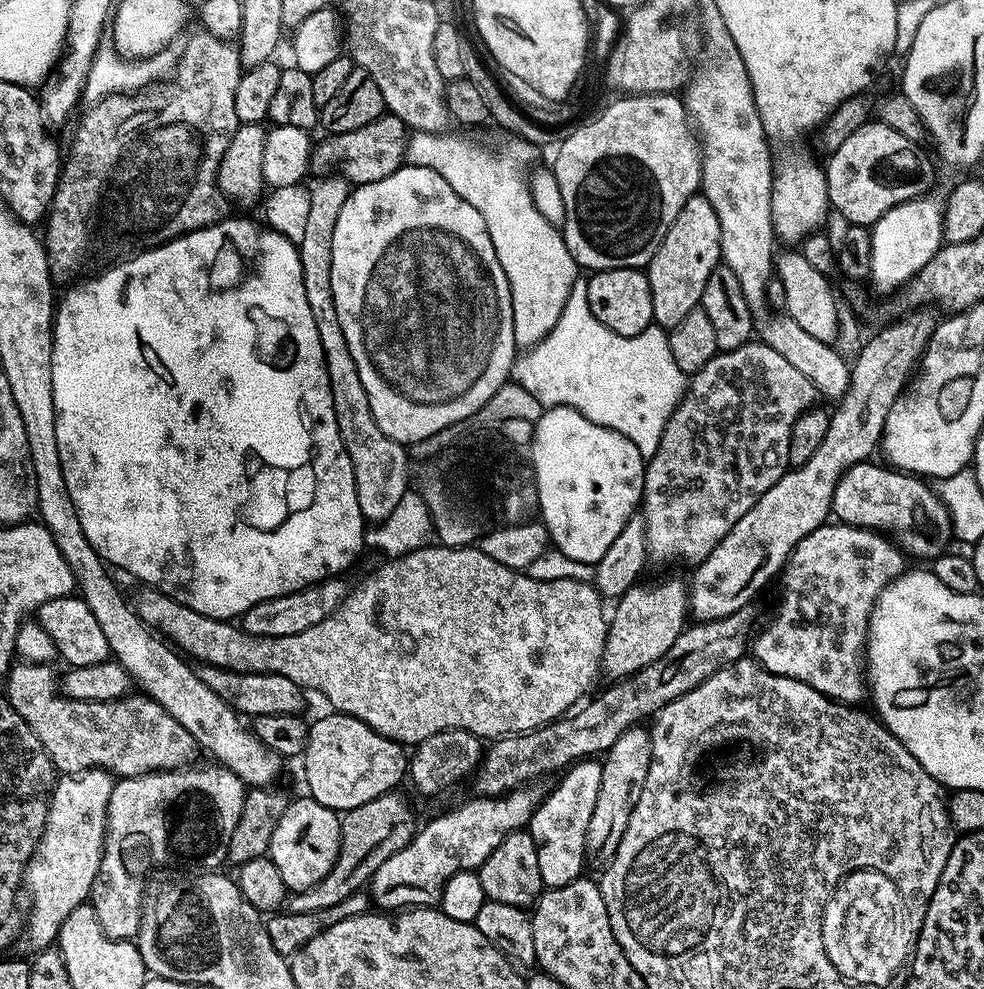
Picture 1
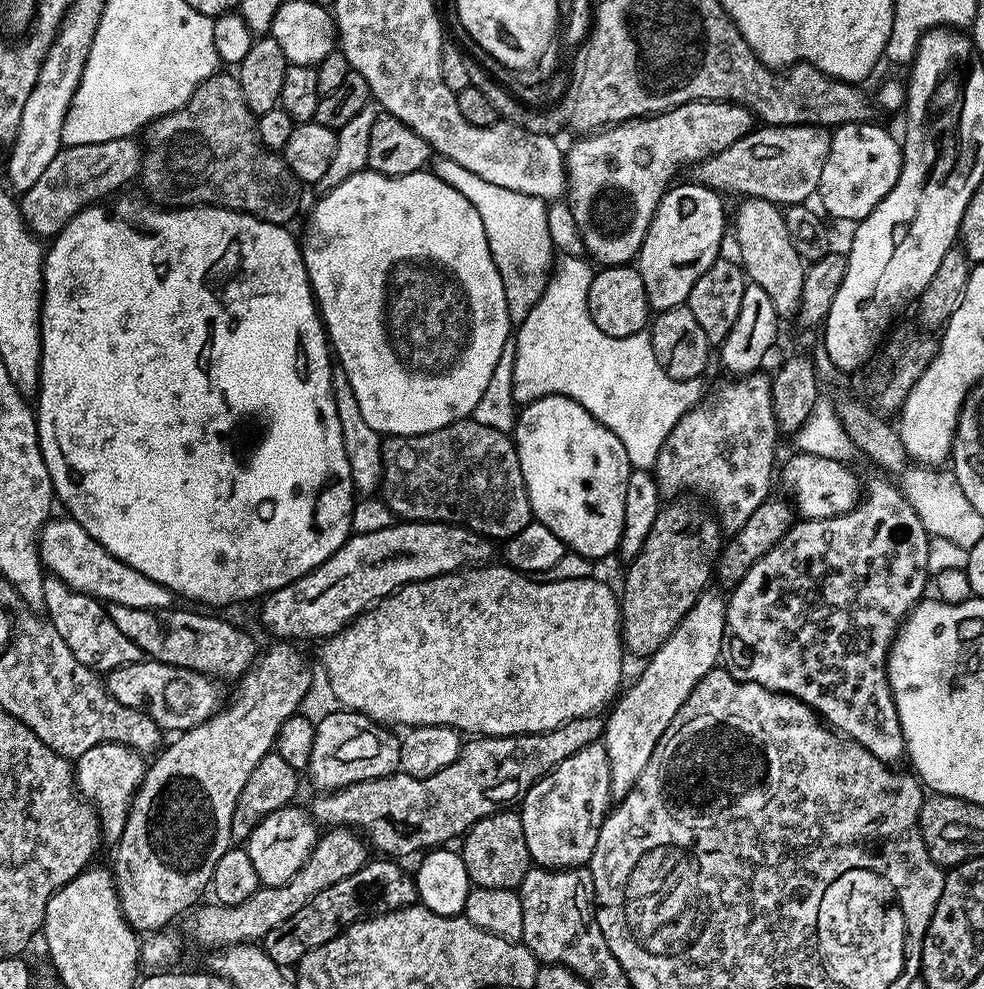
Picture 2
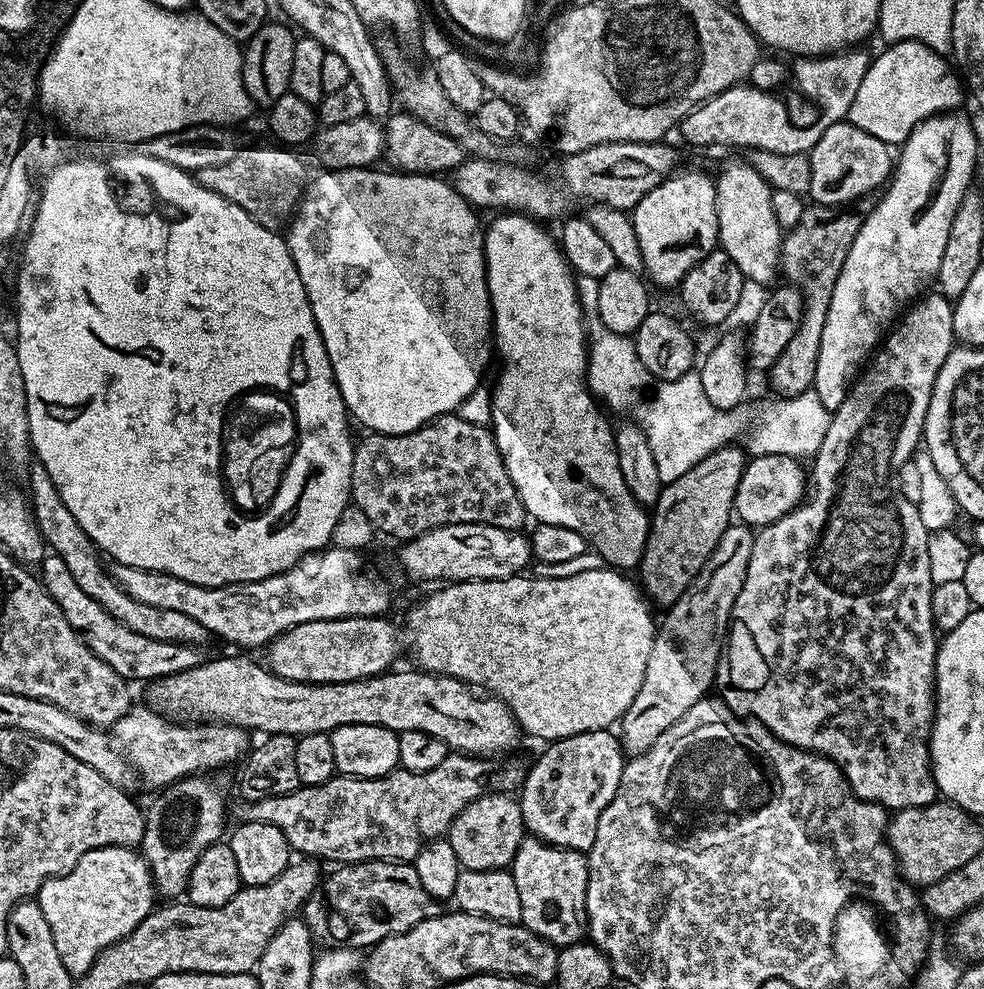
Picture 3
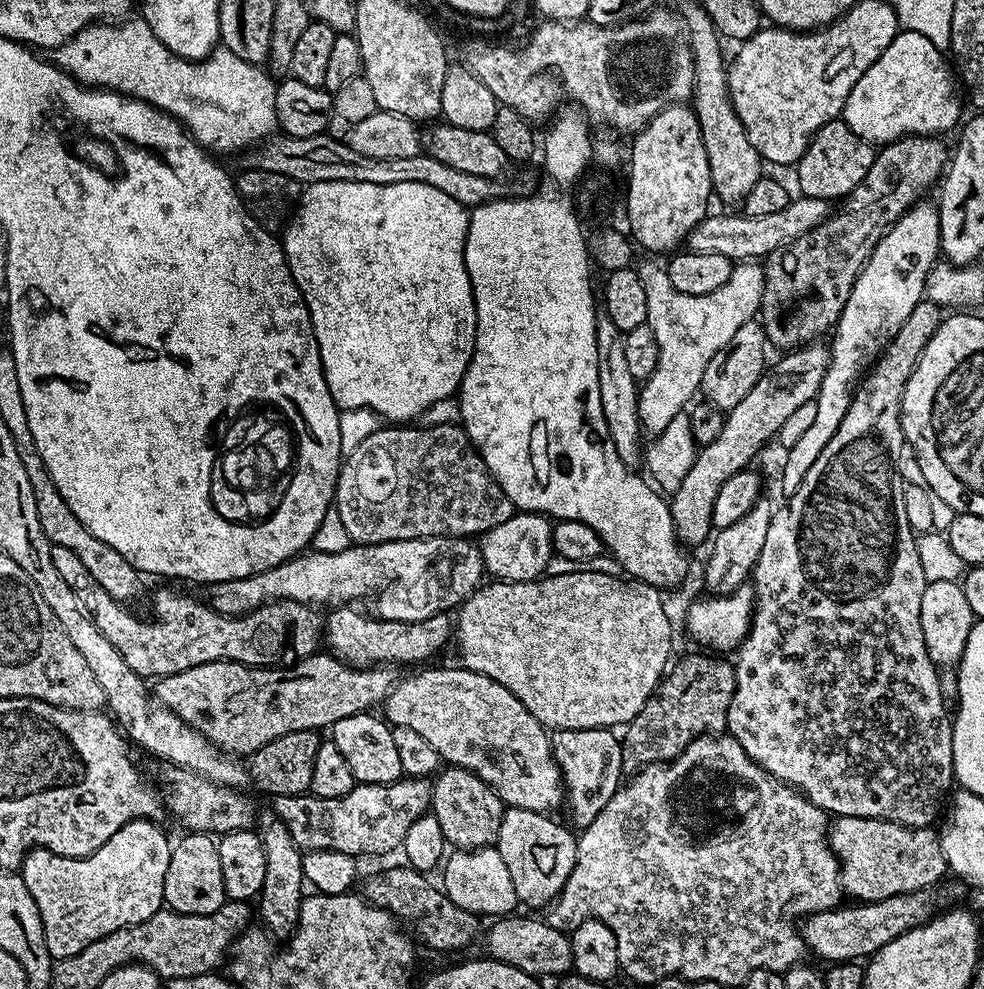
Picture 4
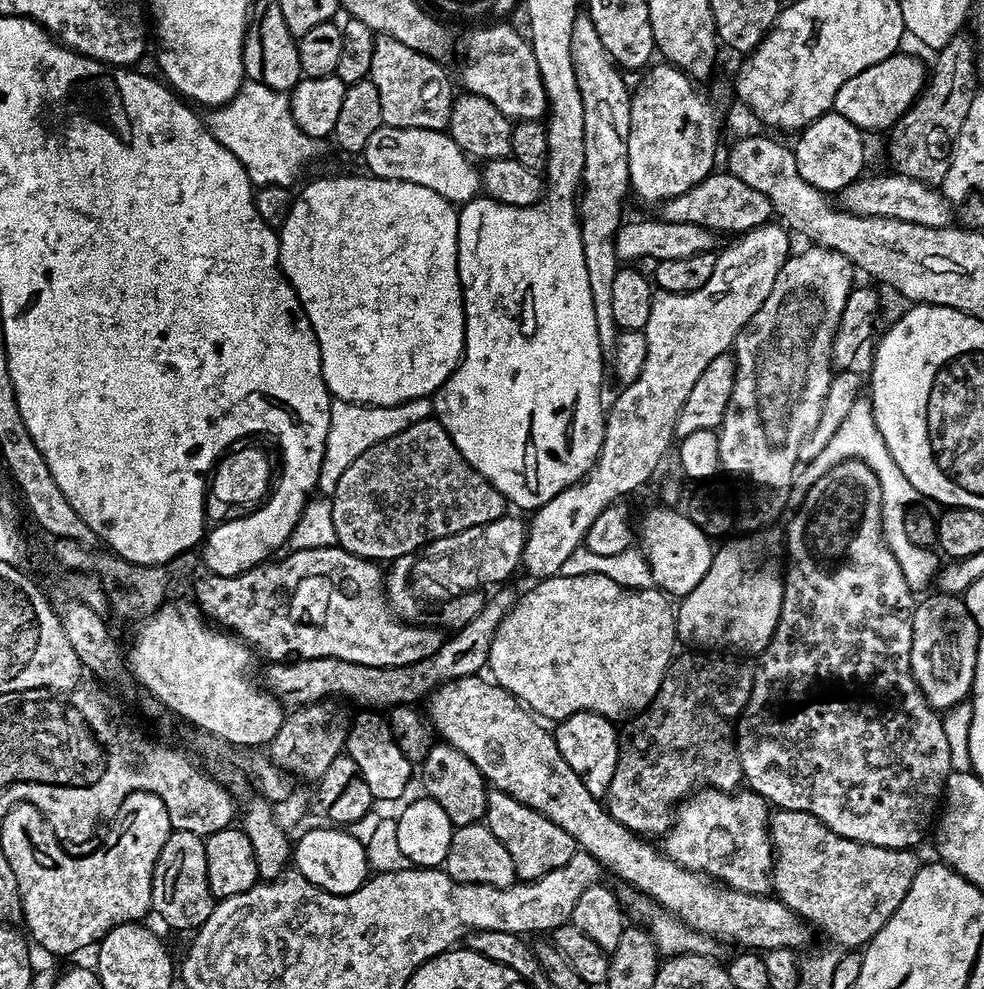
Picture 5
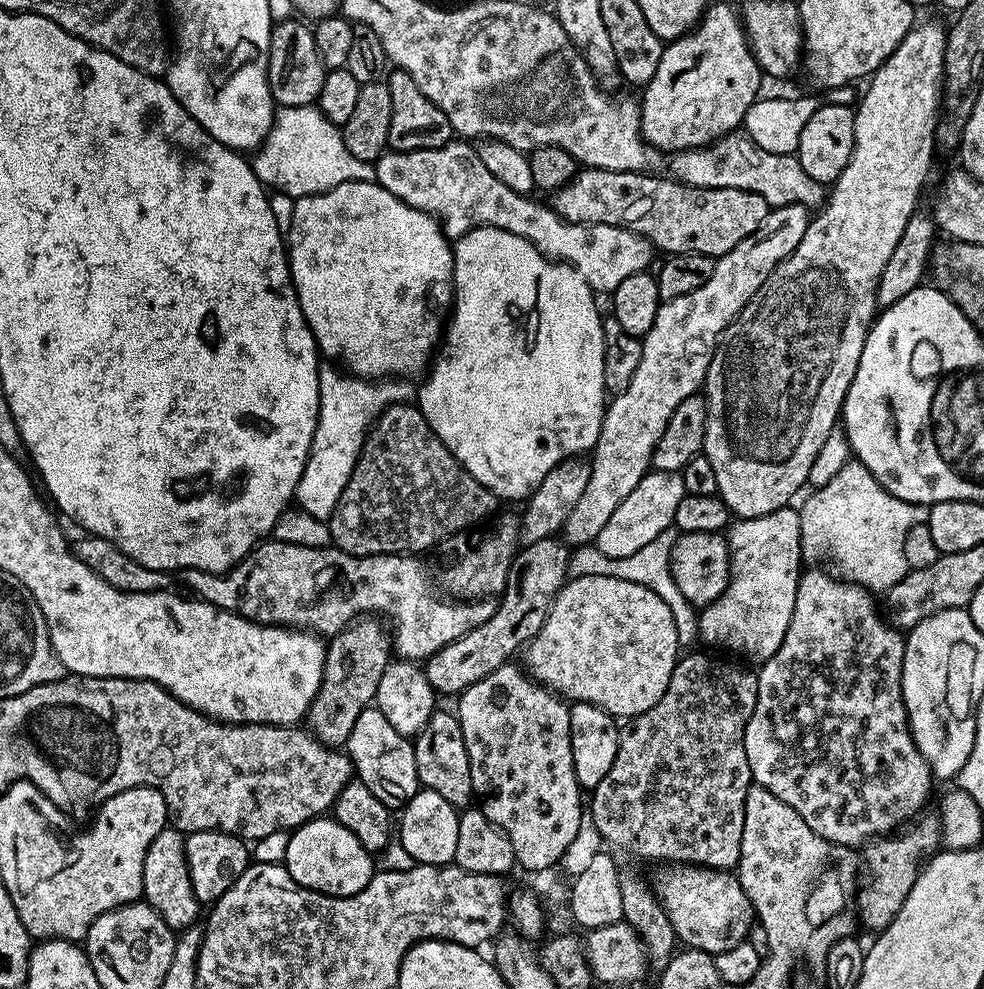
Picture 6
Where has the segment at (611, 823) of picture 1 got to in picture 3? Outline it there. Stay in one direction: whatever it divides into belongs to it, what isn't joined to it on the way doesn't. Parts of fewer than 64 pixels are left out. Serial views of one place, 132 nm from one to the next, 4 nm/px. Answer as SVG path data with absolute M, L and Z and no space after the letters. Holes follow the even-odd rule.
M733 522L718 538L718 546L714 546L714 554L702 566L702 570L694 578L694 582L665 612L664 621L659 621L654 638L654 646L650 646L650 658L646 658L646 675L642 677L642 686L638 686L638 694L634 702L626 710L624 719L618 724L618 739L629 757L642 754L666 734L674 722L678 722L698 701L713 691L716 683L716 669L722 659L722 649L726 643L728 621L732 618L732 607L742 590L742 582L746 582L746 566L750 566L750 554L754 550L756 537L753 529L746 524Z

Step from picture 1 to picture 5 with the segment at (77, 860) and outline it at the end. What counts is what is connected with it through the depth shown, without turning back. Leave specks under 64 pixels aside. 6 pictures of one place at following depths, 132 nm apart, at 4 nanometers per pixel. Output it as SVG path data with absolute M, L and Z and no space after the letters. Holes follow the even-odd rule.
M508 586L496 590L493 596L489 595L485 599L482 614L478 614L470 626L462 626L462 630L451 633L435 654L430 654L430 658L422 658L422 662L414 662L414 666L358 666L354 662L342 662L334 658L272 662L262 675L262 684L285 706L303 706L329 698L353 700L360 704L356 706L364 710L391 710L412 706L431 696L438 686L458 678L475 676L487 665L490 642L513 603L514 595Z

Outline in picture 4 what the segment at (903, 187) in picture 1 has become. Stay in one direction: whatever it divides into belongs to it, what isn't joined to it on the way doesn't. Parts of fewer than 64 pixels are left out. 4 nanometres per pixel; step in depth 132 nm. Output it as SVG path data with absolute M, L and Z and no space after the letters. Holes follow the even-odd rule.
M843 119L831 120L826 126L819 128L795 165L796 180L801 188L799 191L810 198L822 198L829 202L835 202L839 196L840 199L846 198L854 190L854 186L858 186L858 182L866 178L866 170L870 170L875 157L873 145L854 134Z

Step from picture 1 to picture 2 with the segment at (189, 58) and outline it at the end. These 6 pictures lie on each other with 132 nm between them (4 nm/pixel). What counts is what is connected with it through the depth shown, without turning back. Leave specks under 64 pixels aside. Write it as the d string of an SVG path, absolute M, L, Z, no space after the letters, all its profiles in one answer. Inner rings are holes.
M235 75L211 76L198 86L196 93L177 112L148 125L148 144L146 142L138 175L139 182L144 183L143 191L160 206L228 208L231 212L245 212L247 216L257 216L271 224L291 225L300 208L302 182L290 170L279 151L264 147L260 131L256 128L257 119L256 113L246 106L246 94L242 94L242 86Z

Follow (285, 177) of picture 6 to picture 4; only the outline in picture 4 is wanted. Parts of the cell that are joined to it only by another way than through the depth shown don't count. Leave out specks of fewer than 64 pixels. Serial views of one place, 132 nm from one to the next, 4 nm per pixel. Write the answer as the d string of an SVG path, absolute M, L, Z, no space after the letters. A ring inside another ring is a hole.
M143 18L132 19L89 24L73 40L68 40L62 47L55 49L56 67L69 72L81 84L122 92L125 96L132 96L135 100L160 108L180 121L188 129L192 139L216 154L236 151L239 153L241 150L251 149L277 131L274 110L277 81L261 65L242 62L238 54L223 46L213 48L211 54L202 61L186 60L183 56L174 55L162 42L158 42L154 30L150 30Z

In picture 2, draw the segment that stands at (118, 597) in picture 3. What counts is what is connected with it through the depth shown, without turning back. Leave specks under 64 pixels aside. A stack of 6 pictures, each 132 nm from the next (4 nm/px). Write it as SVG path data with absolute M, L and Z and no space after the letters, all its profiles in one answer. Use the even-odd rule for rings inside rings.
M107 605L110 622L144 651L145 657L161 660L174 666L201 672L217 681L236 680L248 675L258 659L256 640L248 632L243 632L236 624L223 620L220 616L207 616L207 611L191 612L188 608L147 608L138 610L130 606Z

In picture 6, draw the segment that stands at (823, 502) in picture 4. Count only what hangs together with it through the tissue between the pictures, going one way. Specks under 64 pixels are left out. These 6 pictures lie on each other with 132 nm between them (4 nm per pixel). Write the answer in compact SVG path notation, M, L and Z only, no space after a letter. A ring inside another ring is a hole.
M812 568L809 572L807 569L800 577L794 598L794 614L790 618L786 638L782 638L782 646L778 646L776 653L759 665L756 677L758 698L754 706L754 714L750 714L750 722L746 722L744 745L755 783L770 790L774 798L782 798L786 806L798 810L798 814L802 814L802 822L806 822L806 826L810 826L814 834L826 838L832 844L857 846L856 844L863 845L865 842L895 833L901 826L921 815L925 811L924 803L927 802L928 795L932 792L934 777L926 758L922 758L914 742L911 730L908 729L908 715L902 698L905 637L901 629L893 628L882 615L881 609L880 612L876 609L876 604L872 601L873 593L864 585L837 578L831 571L829 572L823 572L820 568Z

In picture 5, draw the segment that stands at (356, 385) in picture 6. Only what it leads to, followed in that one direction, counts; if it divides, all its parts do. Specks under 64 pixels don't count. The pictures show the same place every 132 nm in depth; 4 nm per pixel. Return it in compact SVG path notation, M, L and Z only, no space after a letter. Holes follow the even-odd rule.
M423 396L394 406L372 406L333 399L330 410L330 430L326 434L326 450L322 454L319 491L331 494L338 486L338 478L346 474L346 466L350 466L350 462L354 462L358 454L370 450L370 446L390 438L396 432L414 426L414 422L433 419L432 401L432 396Z

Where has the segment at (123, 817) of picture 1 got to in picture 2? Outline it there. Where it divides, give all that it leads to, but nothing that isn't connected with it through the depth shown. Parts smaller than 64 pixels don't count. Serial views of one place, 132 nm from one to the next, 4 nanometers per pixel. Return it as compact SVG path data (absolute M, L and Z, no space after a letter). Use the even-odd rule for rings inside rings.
M276 642L273 648L265 652L263 649L251 672L239 685L240 697L229 708L226 706L218 710L206 722L179 733L173 739L176 741L168 749L165 747L153 764L151 761L147 765L144 781L132 799L126 830L122 830L120 843L114 848L116 897L120 900L126 922L137 933L151 934L167 929L175 916L182 915L188 907L191 909L197 903L195 900L209 891L214 866L218 866L222 854L233 847L234 806L246 786L246 780L265 754L273 751L282 722L301 711L300 703L312 688L312 668L300 648L303 647L292 642Z

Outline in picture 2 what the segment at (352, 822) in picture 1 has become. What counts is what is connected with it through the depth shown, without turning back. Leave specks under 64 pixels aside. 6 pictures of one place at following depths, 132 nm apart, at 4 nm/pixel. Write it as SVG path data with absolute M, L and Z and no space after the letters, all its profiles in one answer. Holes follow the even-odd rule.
M332 826L325 832L328 833L325 836L323 833L317 839L310 858L304 863L302 870L298 870L298 874L290 878L290 882L277 888L262 886L241 904L209 902L205 908L197 907L196 917L192 920L193 938L207 950L263 941L264 936L274 930L274 926L282 926L286 918L294 918L294 914L298 914L298 910L302 910L302 906L306 906L306 902L310 902L314 894L322 894L322 890L334 886L334 882L342 882L342 878L358 874L358 870L362 870L362 866L370 859L370 848L365 837L347 826Z

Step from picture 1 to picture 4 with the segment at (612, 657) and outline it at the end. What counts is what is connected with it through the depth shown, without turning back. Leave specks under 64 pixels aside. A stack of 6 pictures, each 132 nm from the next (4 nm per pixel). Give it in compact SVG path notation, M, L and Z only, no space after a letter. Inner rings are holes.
M813 342L781 356L784 357L776 364L780 372L765 371L764 375L758 378L758 382L754 382L750 394L746 394L746 398L742 398L738 406L727 409L722 434L718 434L714 442L703 445L697 451L696 461L690 466L686 478L682 478L678 490L671 493L672 521L676 538L681 545L700 544L713 535L714 498L718 498L722 482L745 471L764 443L779 433L786 418L790 418L790 414L794 414L798 406L806 406L815 401L822 386L822 378L828 369L829 345Z

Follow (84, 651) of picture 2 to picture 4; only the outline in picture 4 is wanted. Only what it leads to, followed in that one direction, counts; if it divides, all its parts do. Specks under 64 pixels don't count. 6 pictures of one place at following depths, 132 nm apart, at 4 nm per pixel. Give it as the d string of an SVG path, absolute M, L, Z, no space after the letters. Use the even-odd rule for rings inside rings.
M54 544L50 550L58 574L78 594L78 602L86 606L94 626L106 634L114 650L126 658L126 666L134 674L145 678L159 678L170 674L182 674L190 666L202 666L202 662L233 660L239 664L272 666L284 656L284 647L289 644L297 657L311 656L322 644L322 616L315 607L299 604L293 600L282 600L263 604L247 616L223 616L214 611L203 599L195 600L184 592L172 588L160 588L152 600L156 620L139 620L127 604L120 604L82 566L78 554L66 550L66 546Z

